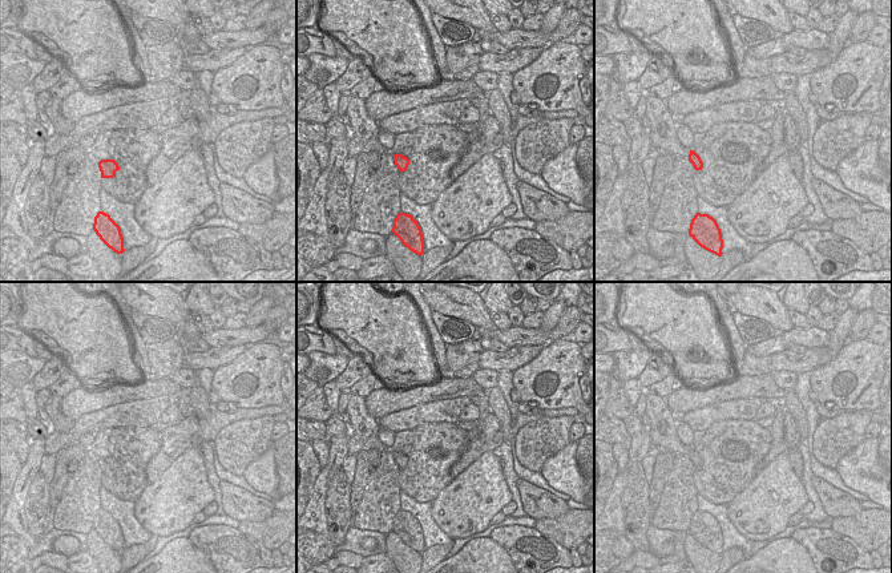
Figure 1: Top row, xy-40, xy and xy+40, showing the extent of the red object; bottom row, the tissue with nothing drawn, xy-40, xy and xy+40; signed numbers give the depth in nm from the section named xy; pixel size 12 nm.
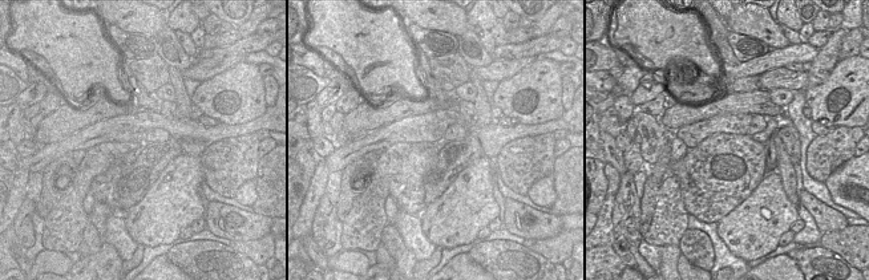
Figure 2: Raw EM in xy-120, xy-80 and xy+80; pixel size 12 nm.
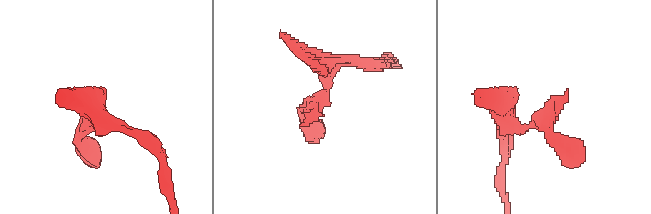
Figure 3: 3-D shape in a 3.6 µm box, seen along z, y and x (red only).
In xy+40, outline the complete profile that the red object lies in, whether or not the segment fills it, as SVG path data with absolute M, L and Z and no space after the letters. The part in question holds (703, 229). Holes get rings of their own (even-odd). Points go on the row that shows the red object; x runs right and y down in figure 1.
M697 213L691 219L689 235L705 250L722 257L723 239L717 221L709 214Z

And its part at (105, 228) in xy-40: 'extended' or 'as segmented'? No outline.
as segmented

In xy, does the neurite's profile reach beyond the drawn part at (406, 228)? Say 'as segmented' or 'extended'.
as segmented

